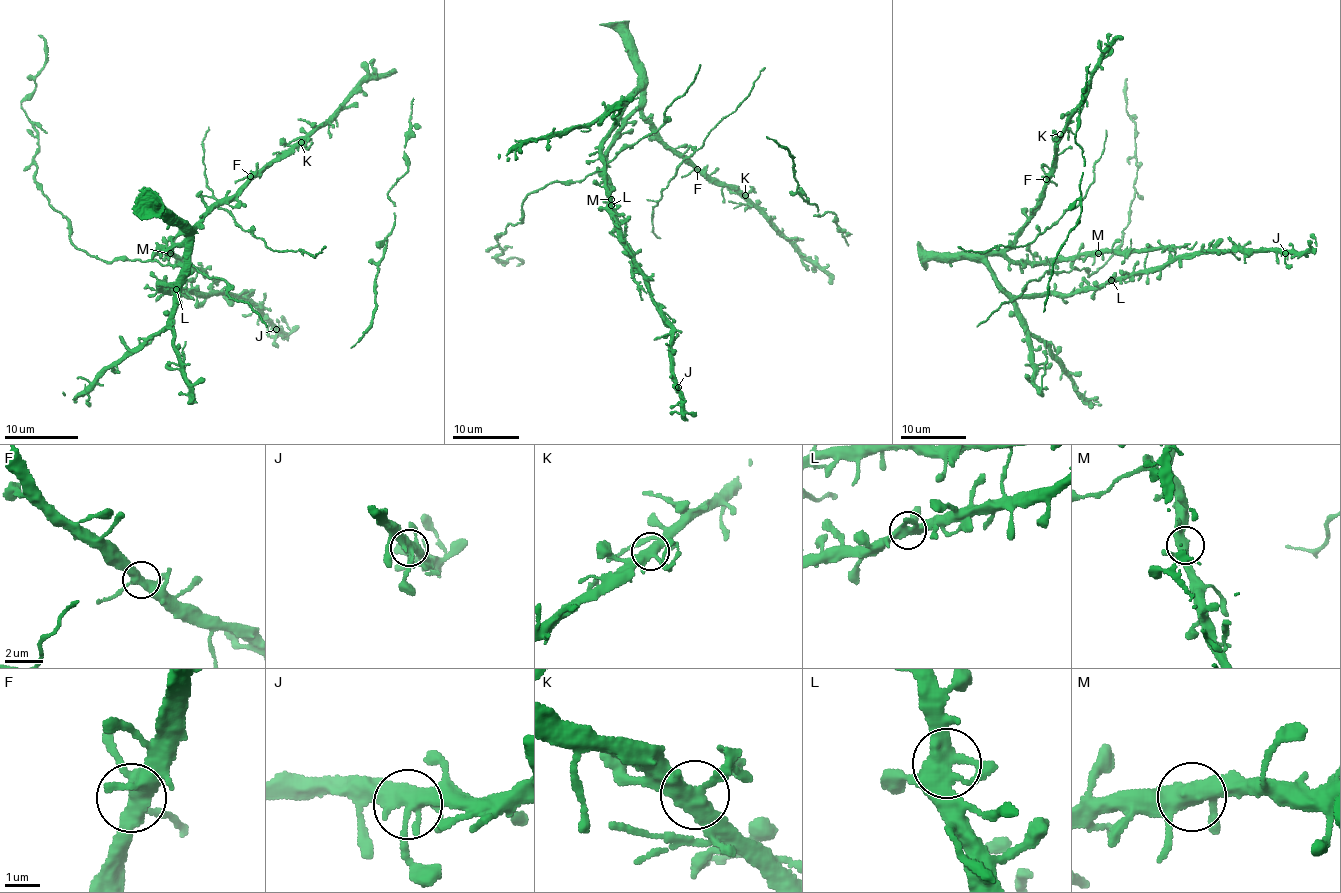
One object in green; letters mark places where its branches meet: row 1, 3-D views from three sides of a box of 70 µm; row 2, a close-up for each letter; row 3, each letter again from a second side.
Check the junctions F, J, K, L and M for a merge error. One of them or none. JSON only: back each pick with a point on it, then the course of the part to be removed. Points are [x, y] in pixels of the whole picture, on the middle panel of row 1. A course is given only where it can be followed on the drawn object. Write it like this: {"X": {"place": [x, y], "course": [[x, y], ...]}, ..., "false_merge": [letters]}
{"false_merge": []}

